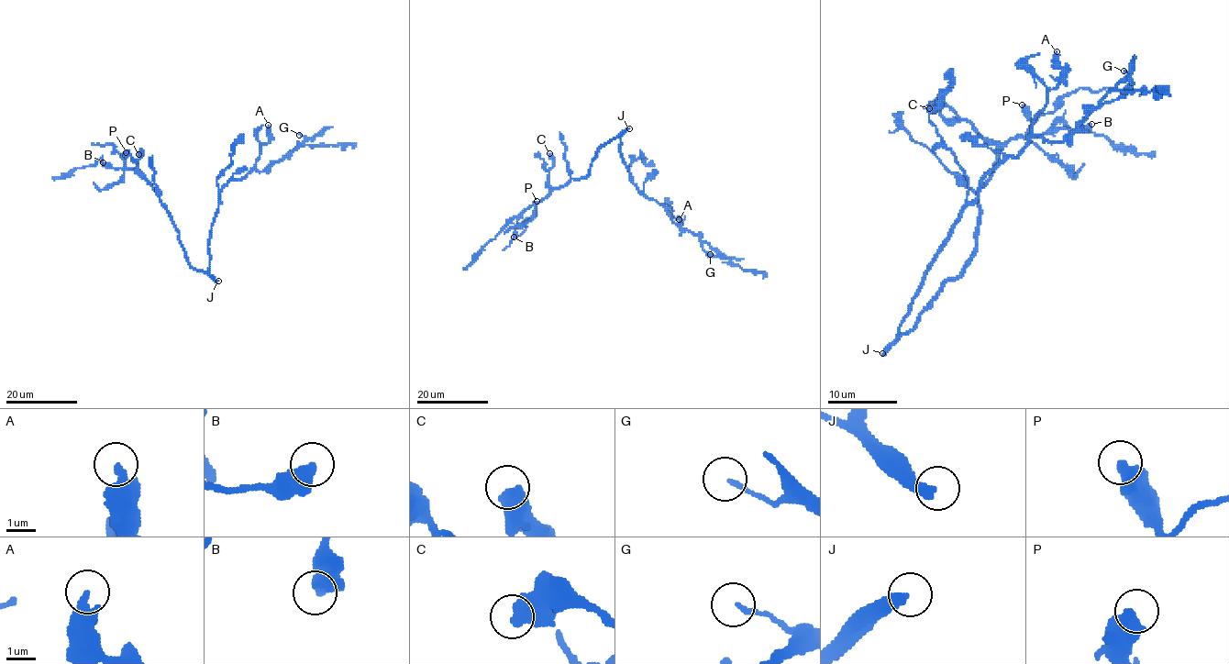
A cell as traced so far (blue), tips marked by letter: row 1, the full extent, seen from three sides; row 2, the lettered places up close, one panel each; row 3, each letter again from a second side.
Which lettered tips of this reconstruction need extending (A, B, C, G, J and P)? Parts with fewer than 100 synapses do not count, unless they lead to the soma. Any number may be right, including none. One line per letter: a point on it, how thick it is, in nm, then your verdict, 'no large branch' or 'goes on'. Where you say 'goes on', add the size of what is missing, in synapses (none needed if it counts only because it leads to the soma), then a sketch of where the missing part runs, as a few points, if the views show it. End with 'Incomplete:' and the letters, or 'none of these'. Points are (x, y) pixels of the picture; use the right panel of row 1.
A: at (1057, 51); 420 nm thick; no large branch
B: at (1091, 124); 550 nm thick; no large branch
C: at (929, 108); 700 nm thick; no large branch
G: at (1123, 71); 140 nm thick; no large branch
J: at (882, 353); 360 nm thick; goes on; about 500 synapses
P: at (1022, 105); 550 nm thick; no large branch
Incomplete: J

